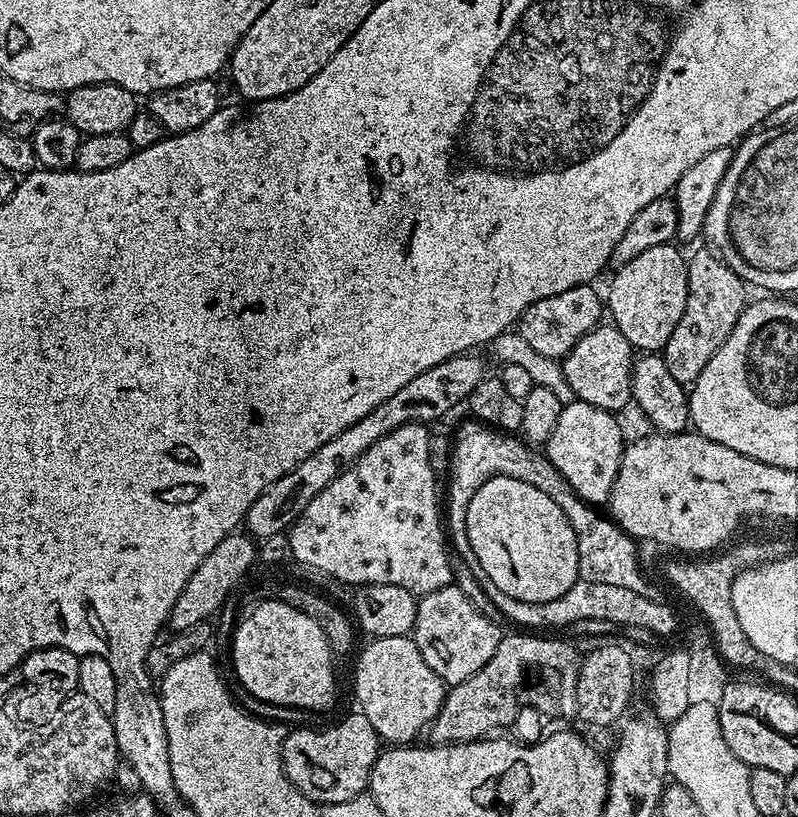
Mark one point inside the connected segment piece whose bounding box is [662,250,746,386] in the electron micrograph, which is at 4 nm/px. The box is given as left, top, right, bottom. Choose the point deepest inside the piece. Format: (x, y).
(715, 301)

